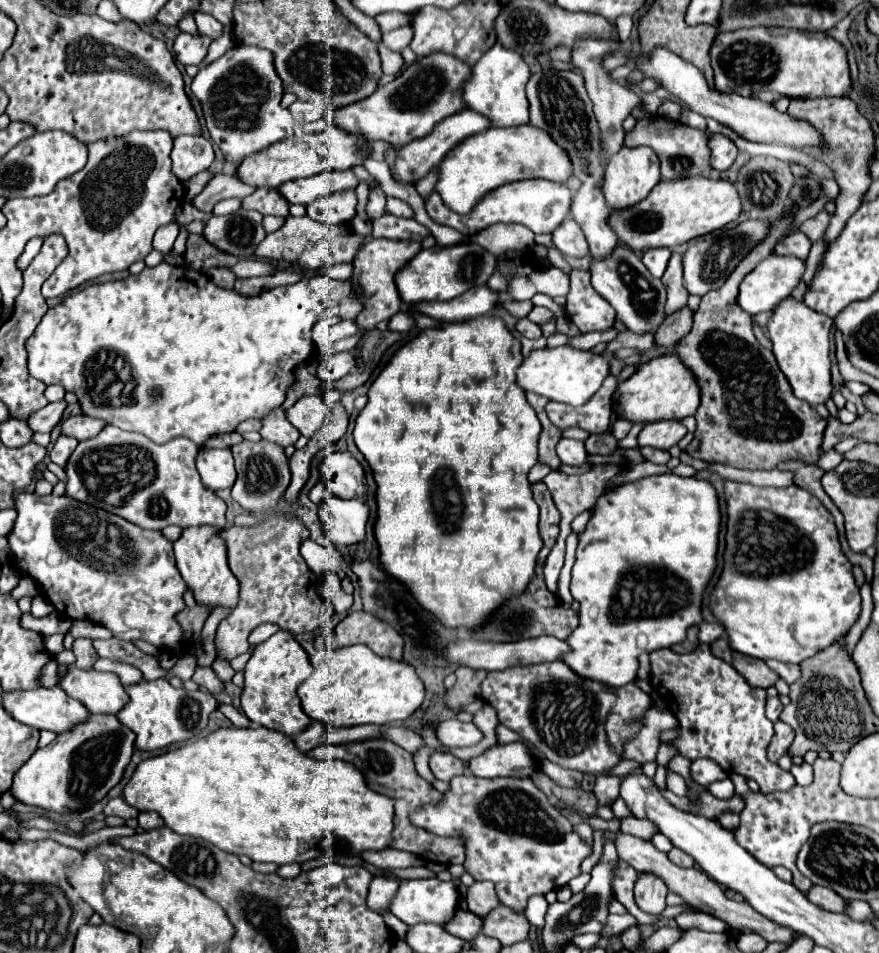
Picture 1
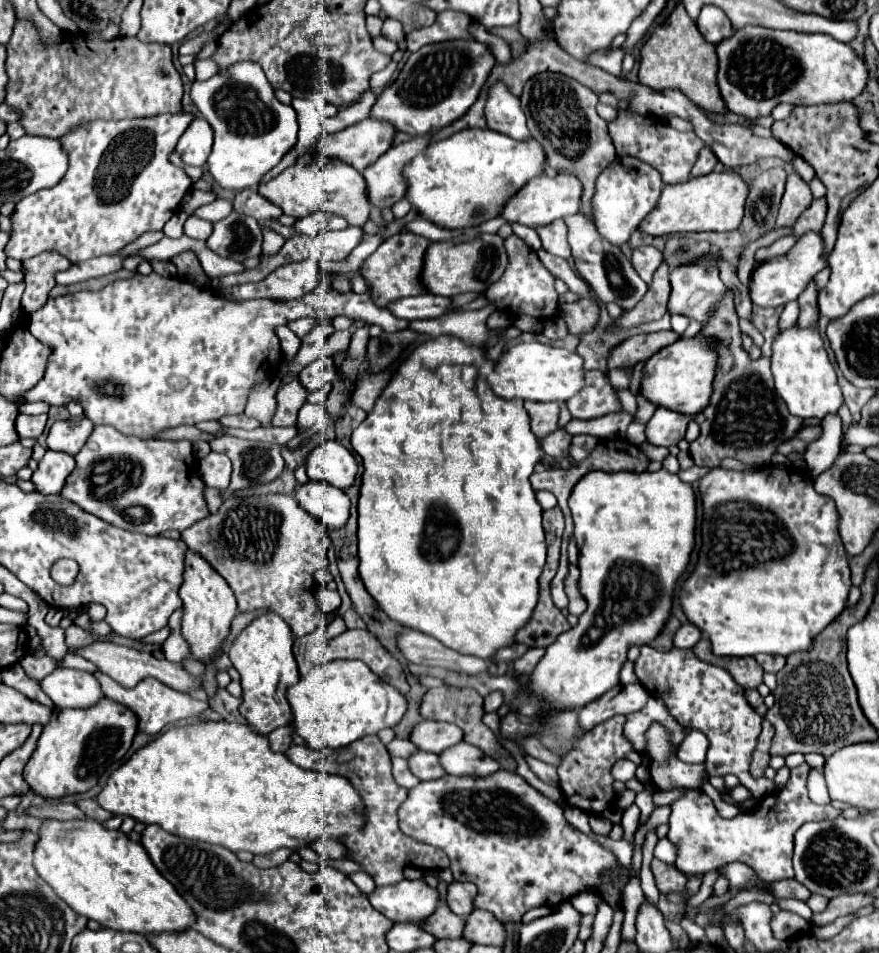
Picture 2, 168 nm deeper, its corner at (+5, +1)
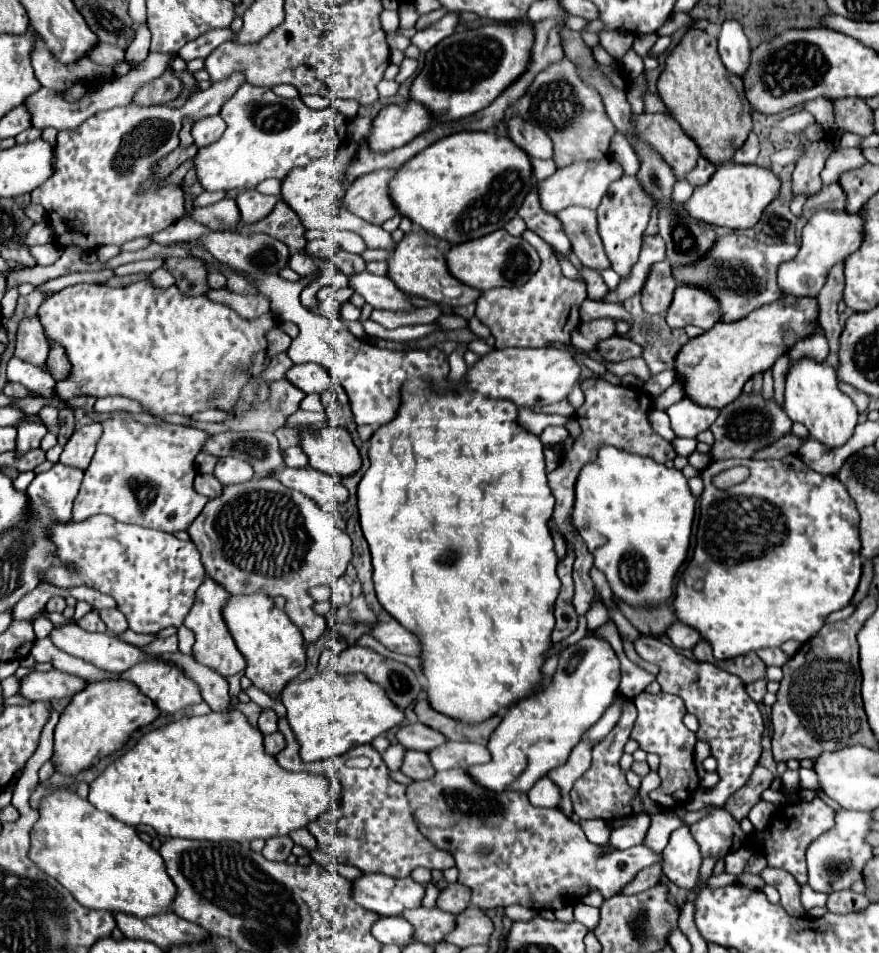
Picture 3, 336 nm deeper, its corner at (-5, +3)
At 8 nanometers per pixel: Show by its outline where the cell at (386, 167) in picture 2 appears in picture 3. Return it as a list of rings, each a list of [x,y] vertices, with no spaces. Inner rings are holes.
[[[376,169],[364,177],[358,177],[350,185],[342,205],[358,217],[374,225],[382,225],[386,219],[398,215],[398,209],[388,193],[388,183],[394,173],[396,169]]]

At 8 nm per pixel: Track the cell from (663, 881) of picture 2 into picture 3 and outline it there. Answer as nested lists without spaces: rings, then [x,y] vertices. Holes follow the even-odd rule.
[[[648,865],[648,869],[642,869],[636,879],[632,881],[632,885],[628,885],[624,889],[624,895],[634,895],[634,893],[640,893],[644,889],[650,889],[652,885],[658,885],[662,879],[662,865]]]

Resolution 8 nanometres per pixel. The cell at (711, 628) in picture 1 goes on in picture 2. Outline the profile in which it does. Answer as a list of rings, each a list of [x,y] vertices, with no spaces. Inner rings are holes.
[[[686,623],[686,625],[682,625],[676,631],[676,635],[674,635],[674,647],[678,647],[678,649],[692,649],[694,643],[698,643],[700,635],[702,633],[698,631],[698,627],[694,627],[692,623]]]

